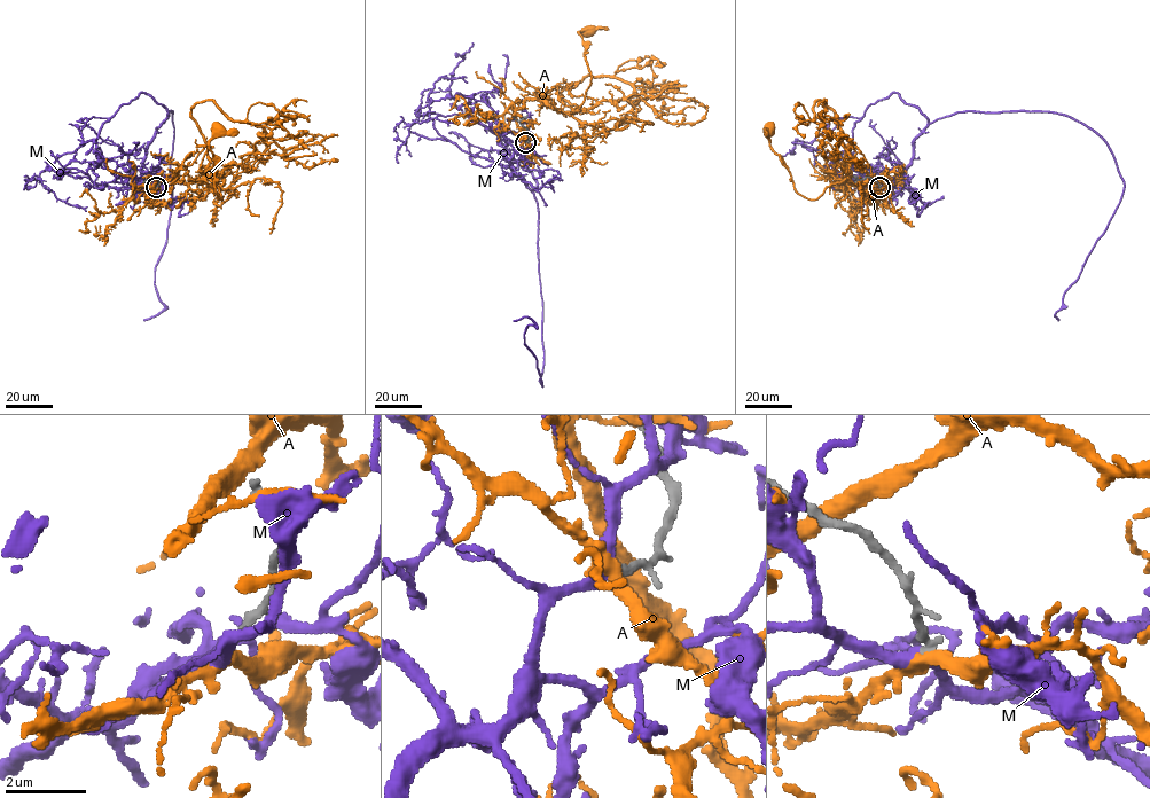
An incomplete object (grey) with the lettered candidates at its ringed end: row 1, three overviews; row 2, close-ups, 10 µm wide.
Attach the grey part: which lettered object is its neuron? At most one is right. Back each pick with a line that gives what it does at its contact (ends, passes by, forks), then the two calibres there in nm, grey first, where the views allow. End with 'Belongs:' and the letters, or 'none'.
Belongs: none

